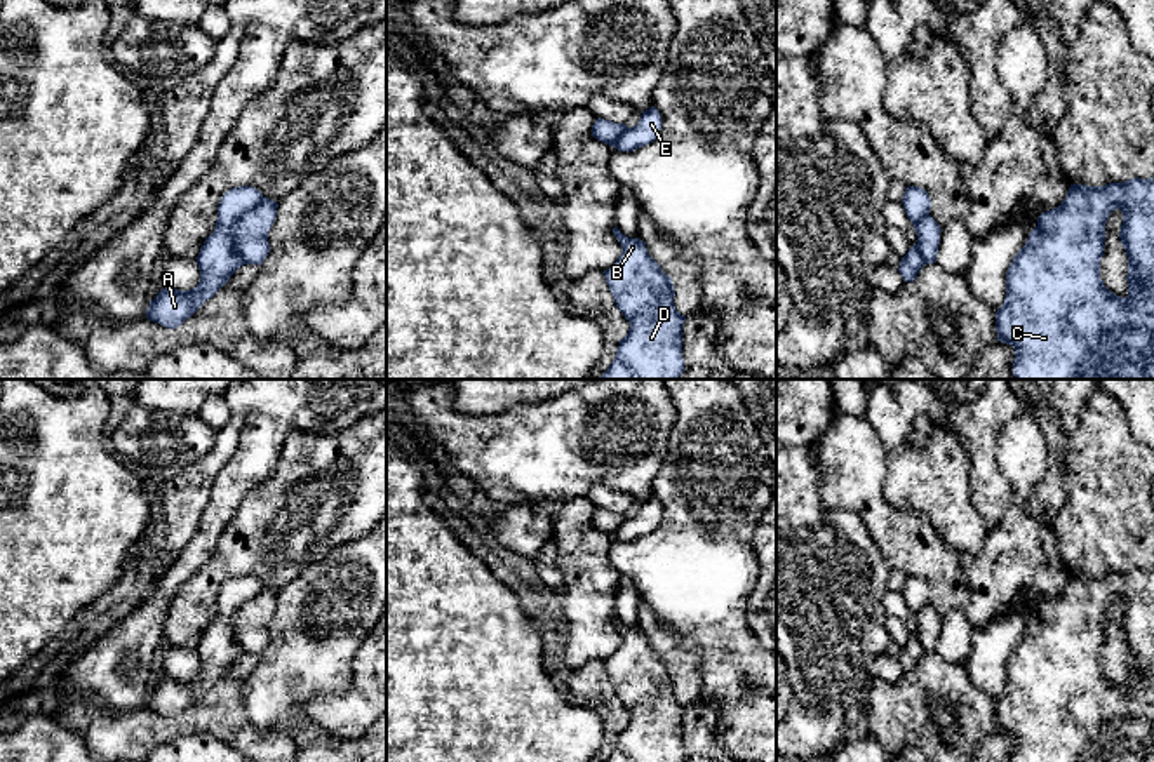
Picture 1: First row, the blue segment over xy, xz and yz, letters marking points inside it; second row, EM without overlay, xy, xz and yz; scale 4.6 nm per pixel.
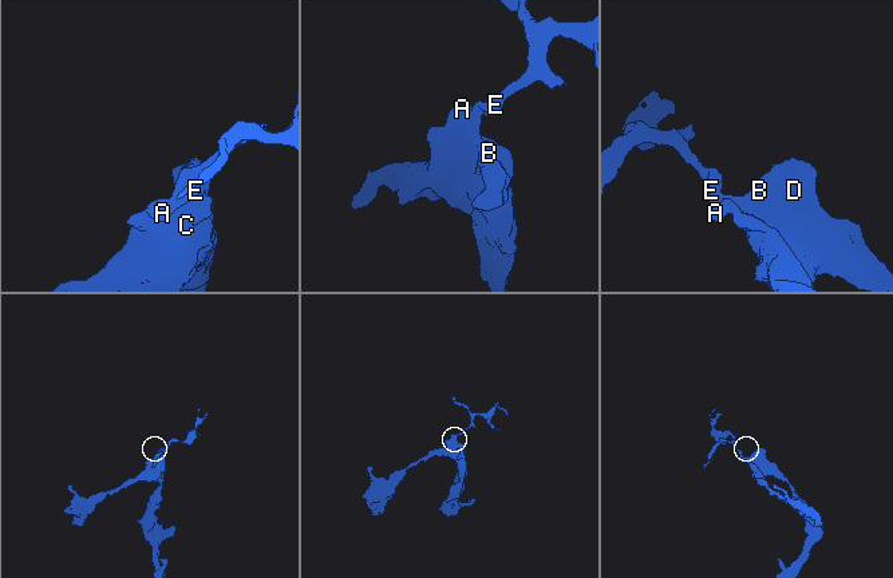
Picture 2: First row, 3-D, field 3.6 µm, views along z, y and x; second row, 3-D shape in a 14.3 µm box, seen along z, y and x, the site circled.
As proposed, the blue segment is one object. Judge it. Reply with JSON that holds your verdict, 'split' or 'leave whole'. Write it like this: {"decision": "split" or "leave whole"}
{"decision": "split"}

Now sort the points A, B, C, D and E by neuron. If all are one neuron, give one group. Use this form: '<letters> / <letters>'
A B C D / E

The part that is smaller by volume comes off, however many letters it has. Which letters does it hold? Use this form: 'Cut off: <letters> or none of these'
Cut off: E

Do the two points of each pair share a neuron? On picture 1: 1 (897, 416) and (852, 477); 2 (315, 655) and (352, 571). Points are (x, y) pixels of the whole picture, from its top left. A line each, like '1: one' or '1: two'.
1: two
2: one

